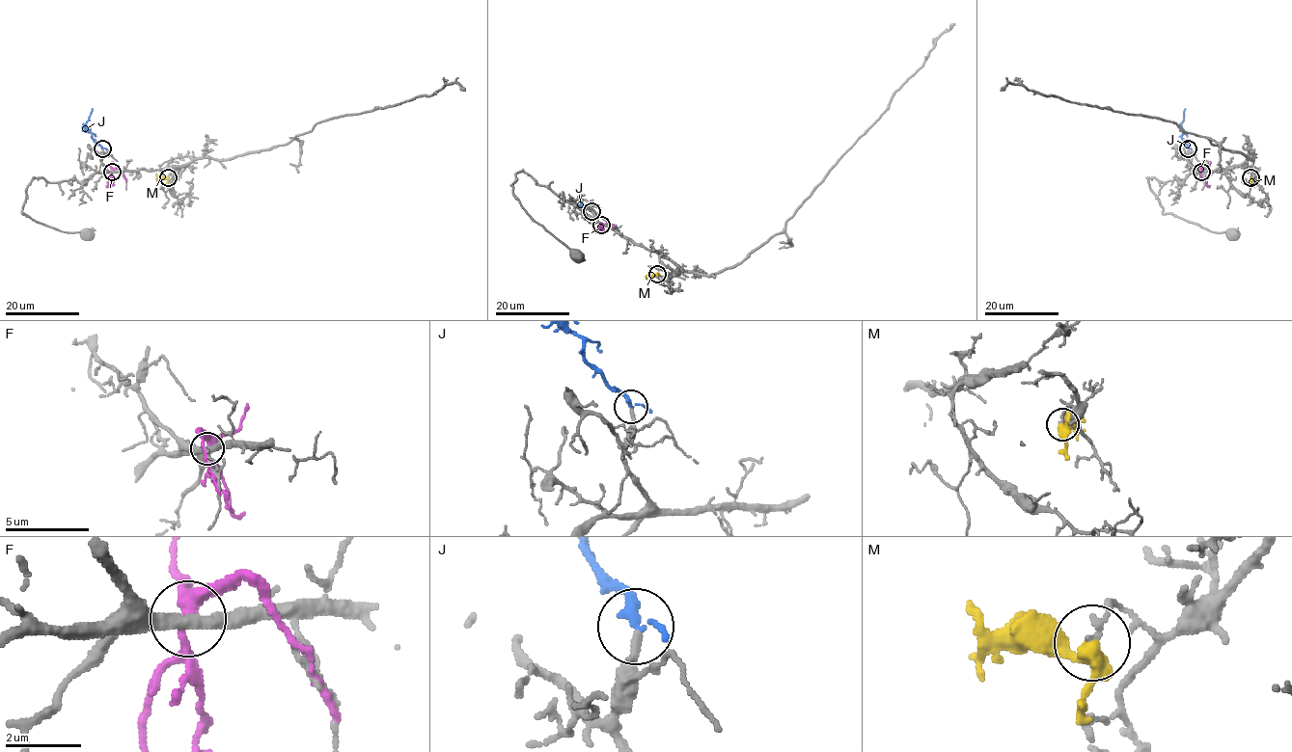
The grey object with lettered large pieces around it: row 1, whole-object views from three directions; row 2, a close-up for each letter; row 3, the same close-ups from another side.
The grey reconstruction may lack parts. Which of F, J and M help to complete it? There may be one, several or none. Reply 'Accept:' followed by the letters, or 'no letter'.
Accept: J

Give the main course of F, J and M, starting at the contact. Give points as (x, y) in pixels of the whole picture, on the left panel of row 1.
F: (112, 172), (118, 168), (125, 182)
J: (101, 148), (86, 127), (92, 109)
M: (168, 177), (159, 177), (155, 174)

